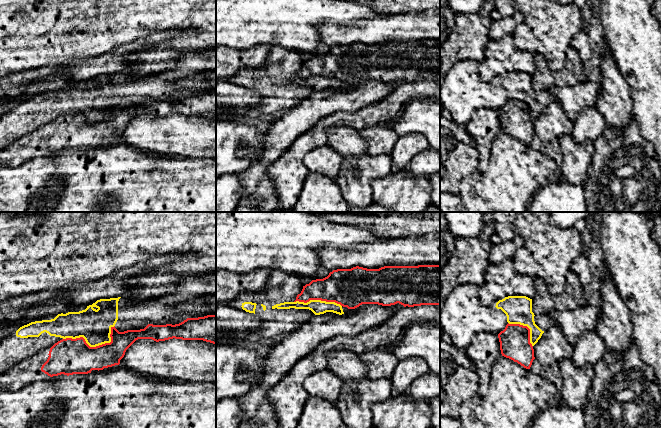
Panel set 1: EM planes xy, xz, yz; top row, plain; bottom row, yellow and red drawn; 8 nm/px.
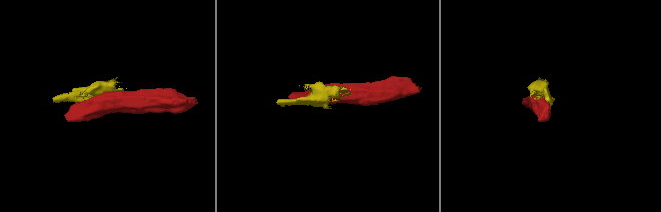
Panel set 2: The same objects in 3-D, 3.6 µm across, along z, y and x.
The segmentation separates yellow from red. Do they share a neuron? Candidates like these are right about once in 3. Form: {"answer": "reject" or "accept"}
{"answer": "reject"}

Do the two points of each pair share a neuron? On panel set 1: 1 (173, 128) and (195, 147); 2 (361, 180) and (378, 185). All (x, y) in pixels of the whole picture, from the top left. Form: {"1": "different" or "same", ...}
{"1": "same", "2": "different"}

